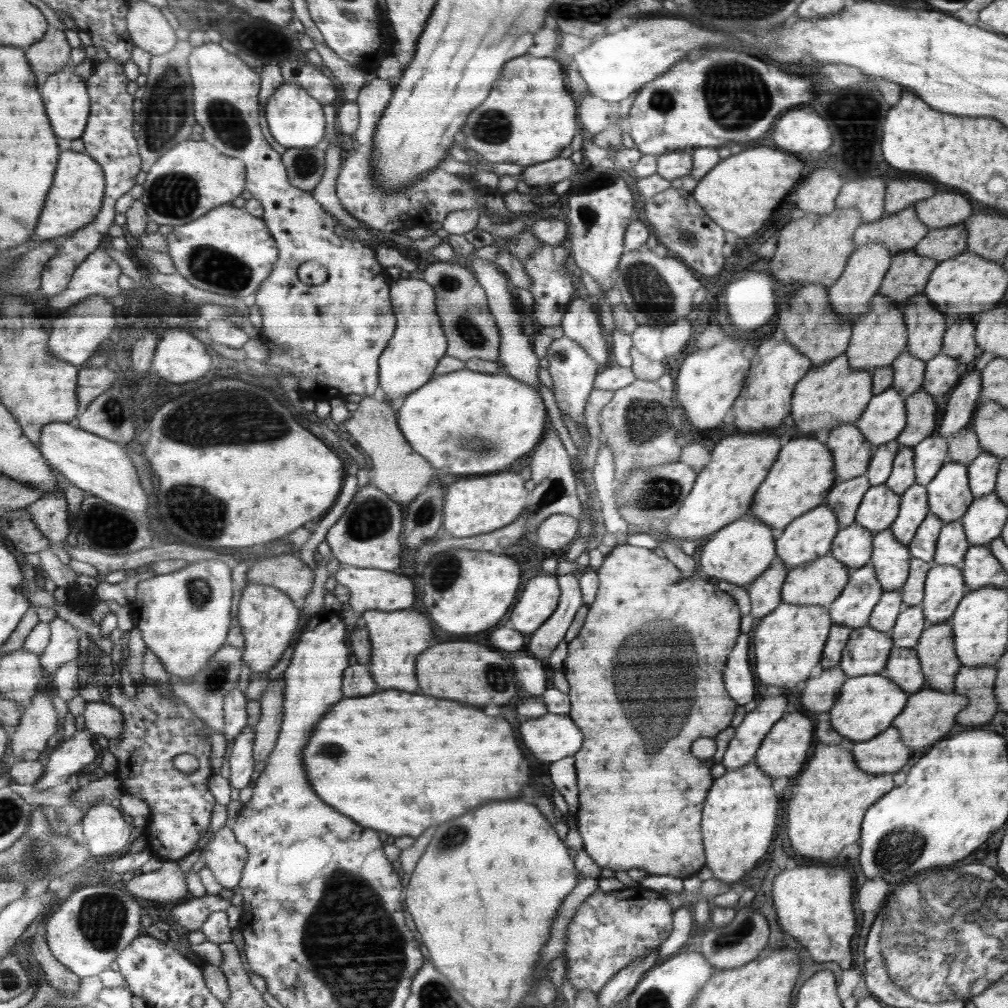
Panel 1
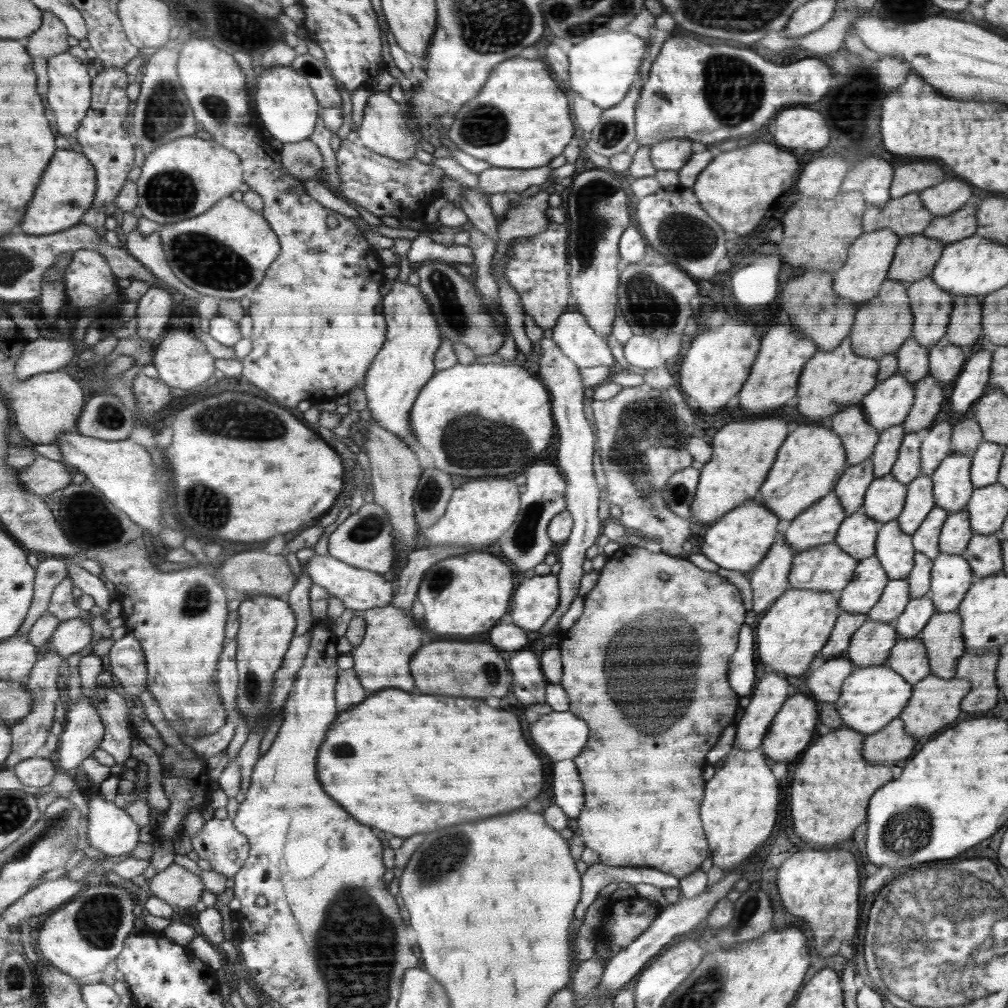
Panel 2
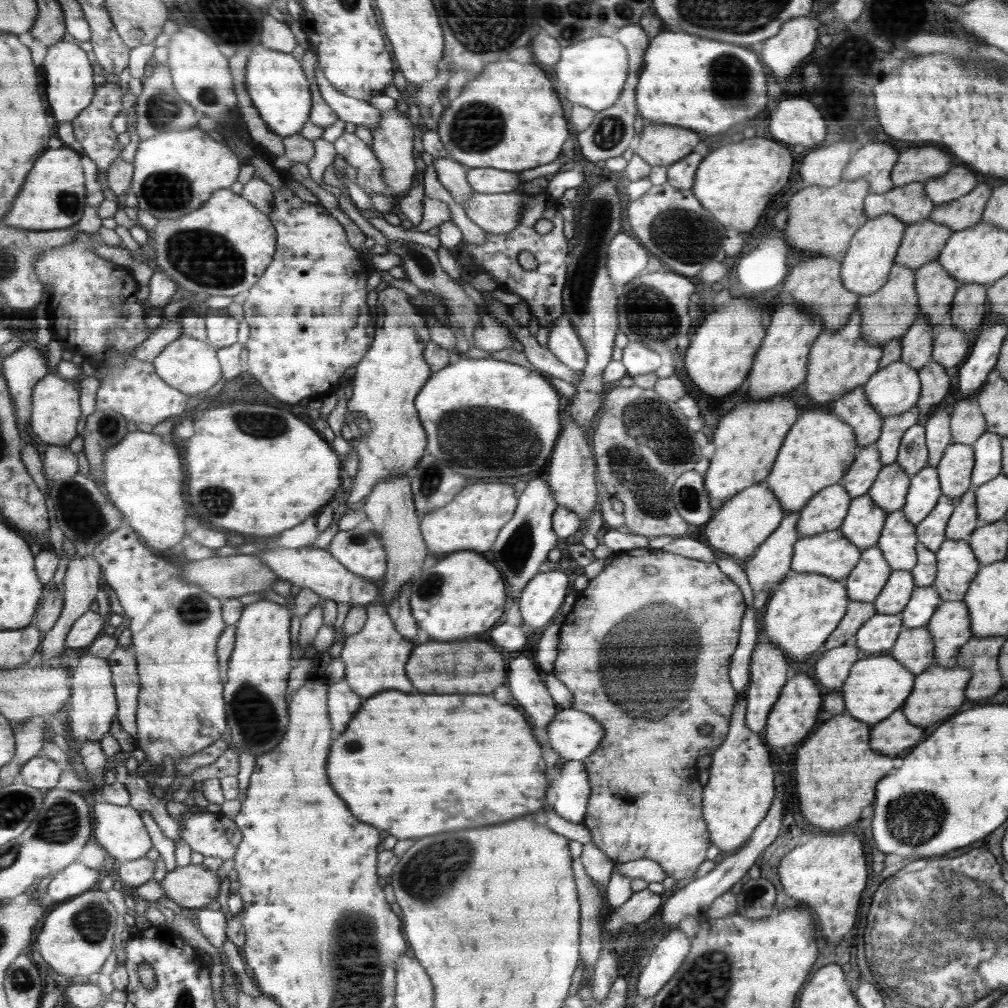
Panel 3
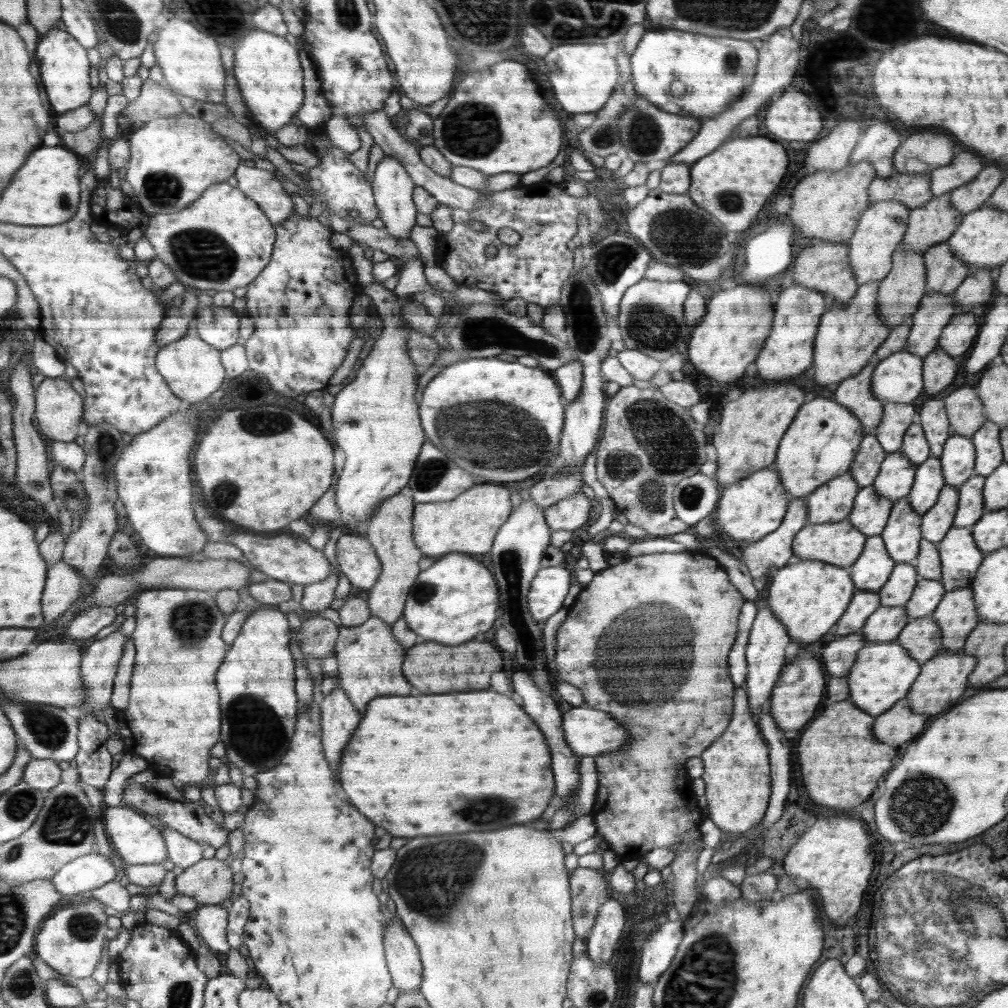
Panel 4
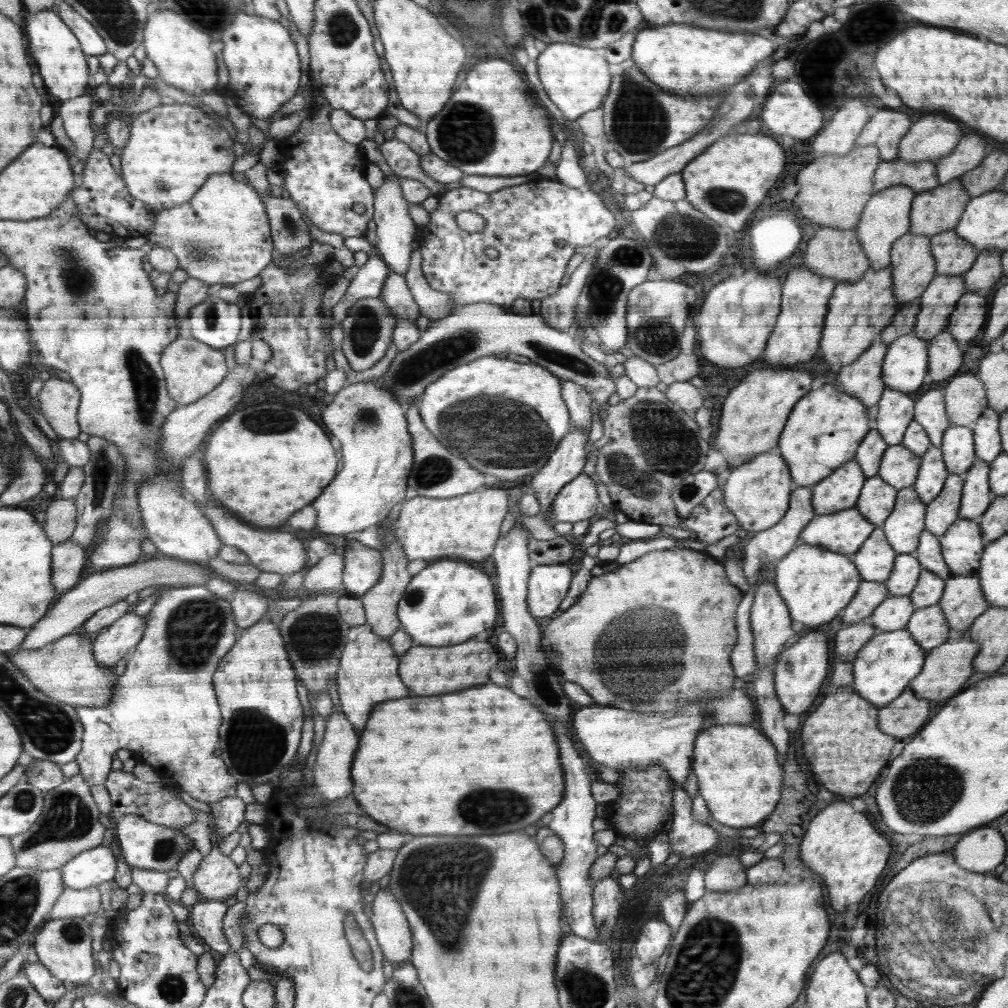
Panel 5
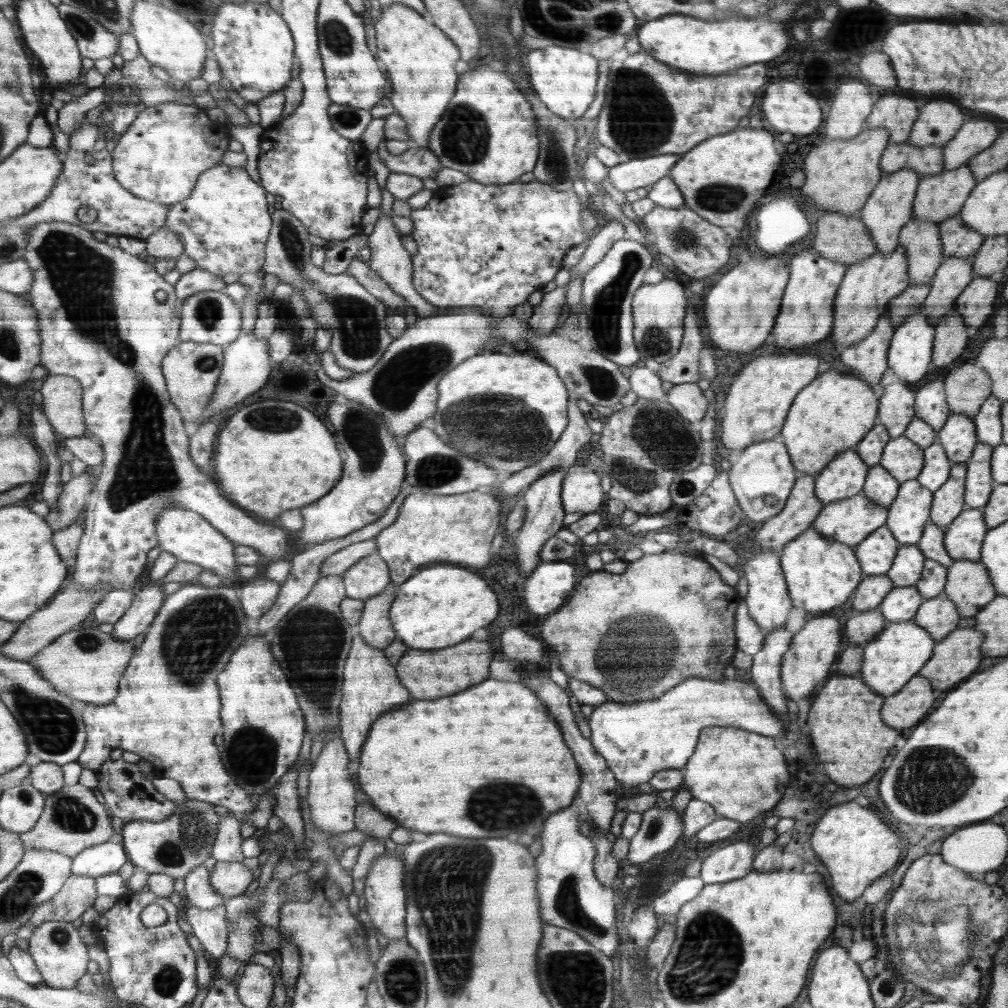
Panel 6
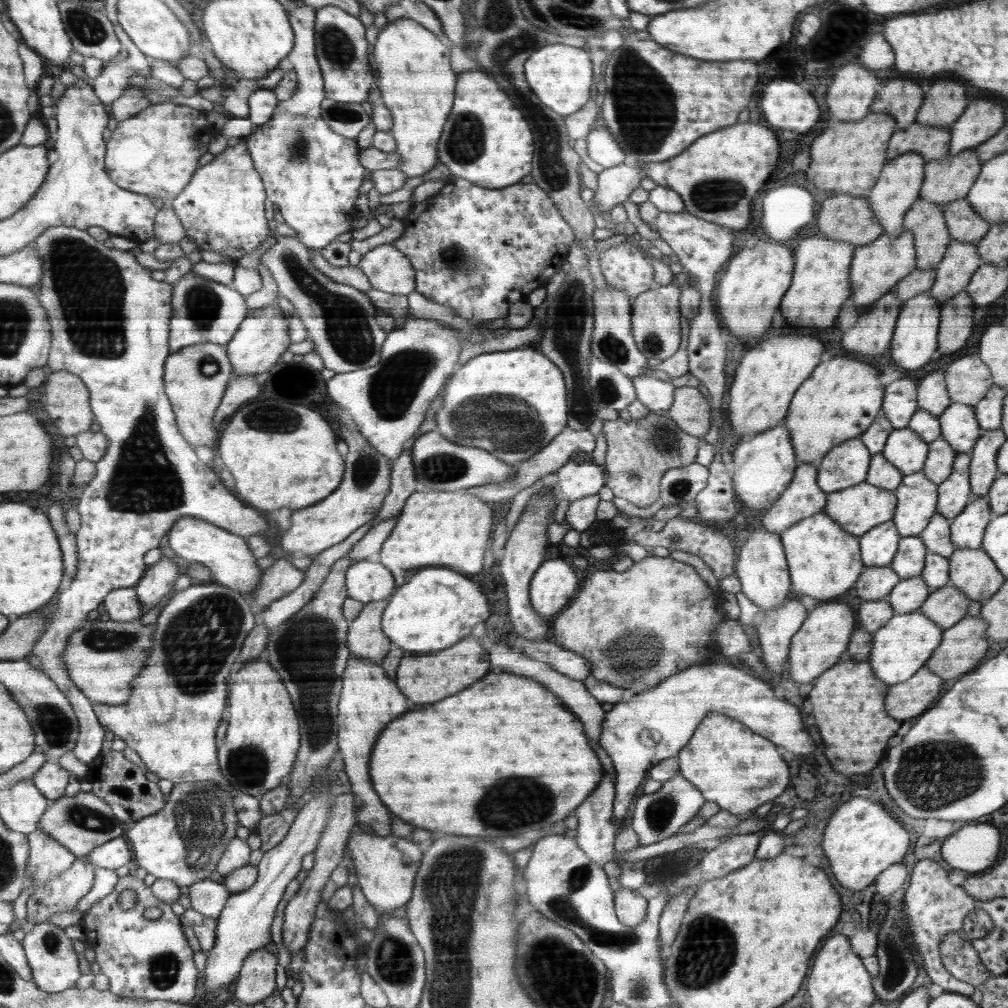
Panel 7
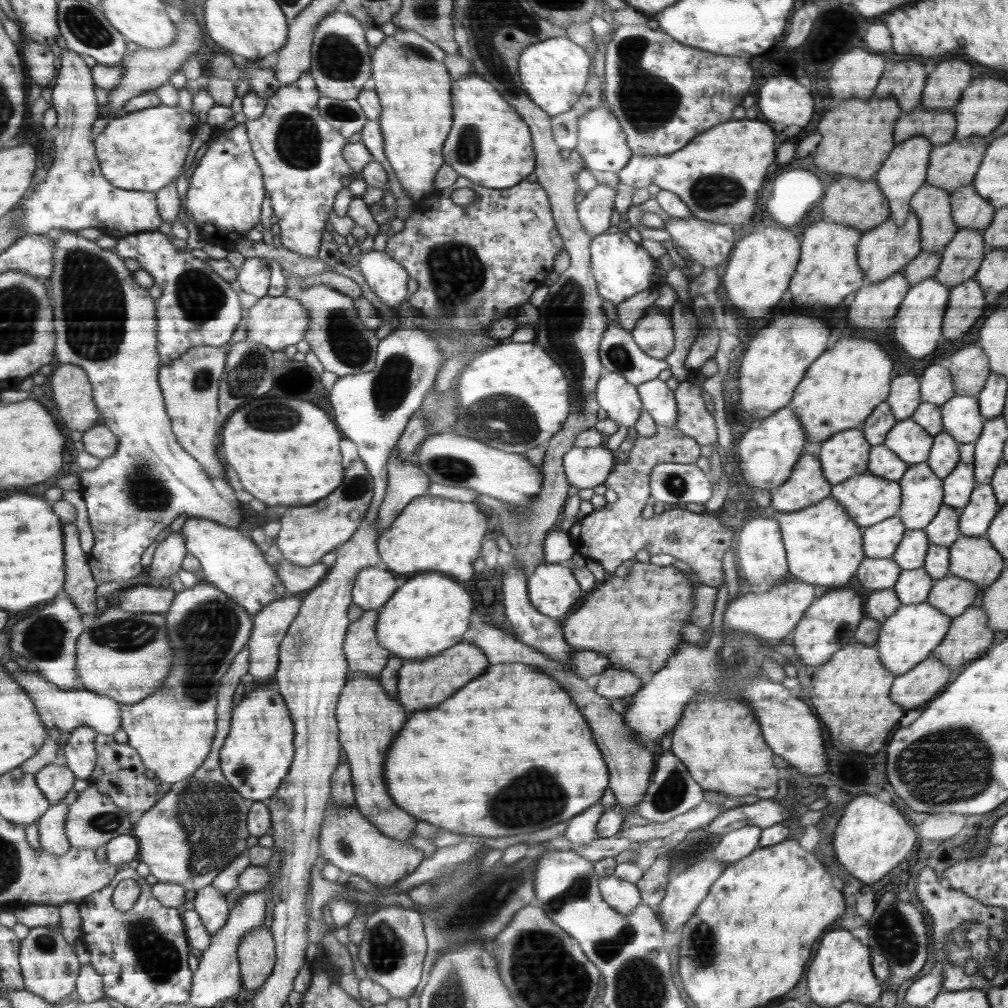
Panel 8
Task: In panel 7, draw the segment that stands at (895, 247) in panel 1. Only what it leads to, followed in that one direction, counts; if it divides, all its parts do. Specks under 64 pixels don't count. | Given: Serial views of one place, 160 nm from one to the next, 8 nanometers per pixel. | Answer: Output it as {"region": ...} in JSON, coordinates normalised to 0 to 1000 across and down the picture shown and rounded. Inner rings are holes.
{"region":[[[908,121],[892,128],[881,143],[881,159],[900,151],[913,152],[917,159],[933,159],[941,154],[943,128],[940,125],[921,125]]]}

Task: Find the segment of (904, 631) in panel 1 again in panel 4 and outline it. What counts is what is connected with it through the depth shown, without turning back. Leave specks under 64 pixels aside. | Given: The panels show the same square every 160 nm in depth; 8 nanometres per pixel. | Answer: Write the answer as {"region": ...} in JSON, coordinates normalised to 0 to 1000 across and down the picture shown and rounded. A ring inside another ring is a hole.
{"region":[[[912,575],[903,595],[898,599],[904,615],[926,608],[938,588],[938,580],[933,575]]]}

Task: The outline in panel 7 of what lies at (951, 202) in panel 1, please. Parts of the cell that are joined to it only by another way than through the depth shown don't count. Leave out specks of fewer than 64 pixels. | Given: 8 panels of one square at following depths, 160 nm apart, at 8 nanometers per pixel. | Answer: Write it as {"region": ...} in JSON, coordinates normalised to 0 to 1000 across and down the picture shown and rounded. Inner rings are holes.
{"region":[[[966,99],[954,112],[952,118],[942,125],[941,153],[948,155],[958,148],[984,138],[996,125],[996,107],[982,99]]]}

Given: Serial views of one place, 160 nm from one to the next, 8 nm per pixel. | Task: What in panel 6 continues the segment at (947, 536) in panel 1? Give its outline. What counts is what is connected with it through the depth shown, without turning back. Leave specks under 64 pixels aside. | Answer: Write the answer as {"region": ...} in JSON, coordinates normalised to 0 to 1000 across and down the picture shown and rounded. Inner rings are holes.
{"region":[[[970,438],[965,453],[958,458],[957,504],[974,504],[988,483],[984,473],[985,441]]]}

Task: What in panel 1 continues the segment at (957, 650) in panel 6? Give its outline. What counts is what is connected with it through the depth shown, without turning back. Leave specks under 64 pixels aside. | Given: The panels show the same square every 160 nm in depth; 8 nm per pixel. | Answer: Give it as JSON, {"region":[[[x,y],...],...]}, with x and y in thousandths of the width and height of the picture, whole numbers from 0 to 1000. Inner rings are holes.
{"region":[[[916,682],[911,688],[902,689],[903,702],[899,702],[899,706],[895,706],[891,714],[887,714],[887,722],[895,722],[895,730],[899,730],[899,738],[903,738],[901,741],[907,742],[907,746],[937,733],[937,730],[946,722],[948,708],[961,700],[961,691],[956,688],[948,686],[938,688],[927,683],[919,685],[919,683],[922,682]]]}

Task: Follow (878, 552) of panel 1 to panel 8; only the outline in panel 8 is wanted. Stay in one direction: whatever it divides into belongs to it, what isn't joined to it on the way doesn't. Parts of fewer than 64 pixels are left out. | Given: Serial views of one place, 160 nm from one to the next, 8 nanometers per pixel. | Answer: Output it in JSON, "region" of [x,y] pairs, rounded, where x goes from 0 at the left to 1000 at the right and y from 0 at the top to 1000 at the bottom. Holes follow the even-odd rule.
{"region":[[[920,459],[902,462],[893,476],[894,504],[890,511],[902,526],[922,522],[937,498],[937,476]]]}

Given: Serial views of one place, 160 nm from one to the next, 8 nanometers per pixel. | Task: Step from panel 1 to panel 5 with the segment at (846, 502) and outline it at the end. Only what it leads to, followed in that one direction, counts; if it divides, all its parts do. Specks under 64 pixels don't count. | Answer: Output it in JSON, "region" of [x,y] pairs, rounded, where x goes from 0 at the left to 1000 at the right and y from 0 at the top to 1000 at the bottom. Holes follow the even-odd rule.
{"region":[[[864,428],[858,433],[857,438],[850,444],[848,457],[854,462],[860,474],[870,471],[881,444],[880,438],[871,428]]]}

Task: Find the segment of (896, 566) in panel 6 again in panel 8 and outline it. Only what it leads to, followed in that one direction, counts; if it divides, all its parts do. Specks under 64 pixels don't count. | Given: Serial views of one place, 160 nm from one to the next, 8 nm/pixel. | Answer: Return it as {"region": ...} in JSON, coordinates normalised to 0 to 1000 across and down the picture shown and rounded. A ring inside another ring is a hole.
{"region":[[[900,525],[885,554],[893,563],[907,565],[916,562],[922,542],[919,527]]]}

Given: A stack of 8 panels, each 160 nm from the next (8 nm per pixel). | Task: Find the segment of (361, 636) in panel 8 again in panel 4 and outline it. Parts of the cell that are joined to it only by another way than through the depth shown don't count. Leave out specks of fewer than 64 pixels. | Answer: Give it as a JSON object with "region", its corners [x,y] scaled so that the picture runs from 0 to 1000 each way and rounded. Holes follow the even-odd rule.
{"region":[[[397,488],[381,496],[377,504],[373,506],[373,510],[365,516],[367,520],[365,520],[363,534],[373,545],[381,565],[378,566],[373,581],[366,585],[364,598],[368,609],[378,612],[387,621],[399,613],[402,605],[401,597],[418,569],[415,557],[421,549],[414,543],[410,534],[410,507],[412,505],[413,499]]]}

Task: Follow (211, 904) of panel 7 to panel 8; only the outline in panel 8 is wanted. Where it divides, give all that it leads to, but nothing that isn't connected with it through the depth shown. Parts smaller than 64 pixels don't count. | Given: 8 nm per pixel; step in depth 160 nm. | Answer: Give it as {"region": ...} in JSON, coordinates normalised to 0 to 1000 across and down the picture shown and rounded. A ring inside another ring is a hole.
{"region":[[[210,878],[194,884],[192,904],[200,909],[200,914],[209,930],[214,929],[220,923],[222,916],[226,914],[229,901],[229,892],[220,889]]]}

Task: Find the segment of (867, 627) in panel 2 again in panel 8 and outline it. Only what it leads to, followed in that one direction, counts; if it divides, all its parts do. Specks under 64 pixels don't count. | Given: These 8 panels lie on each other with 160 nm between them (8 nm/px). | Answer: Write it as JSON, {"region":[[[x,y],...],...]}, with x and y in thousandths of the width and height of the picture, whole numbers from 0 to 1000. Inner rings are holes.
{"region":[[[916,563],[907,565],[895,564],[886,584],[895,600],[913,599],[922,593],[926,578],[926,572]]]}

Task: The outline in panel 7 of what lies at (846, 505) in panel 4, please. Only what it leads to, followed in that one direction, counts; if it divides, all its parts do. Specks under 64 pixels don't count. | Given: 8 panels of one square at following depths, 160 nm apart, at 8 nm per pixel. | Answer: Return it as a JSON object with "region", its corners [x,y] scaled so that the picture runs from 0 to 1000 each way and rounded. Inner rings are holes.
{"region":[[[851,434],[840,437],[838,439],[827,443],[811,459],[813,466],[812,468],[812,481],[821,490],[834,487],[836,484],[849,482],[860,474],[865,455],[866,450],[863,450],[862,443]]]}

